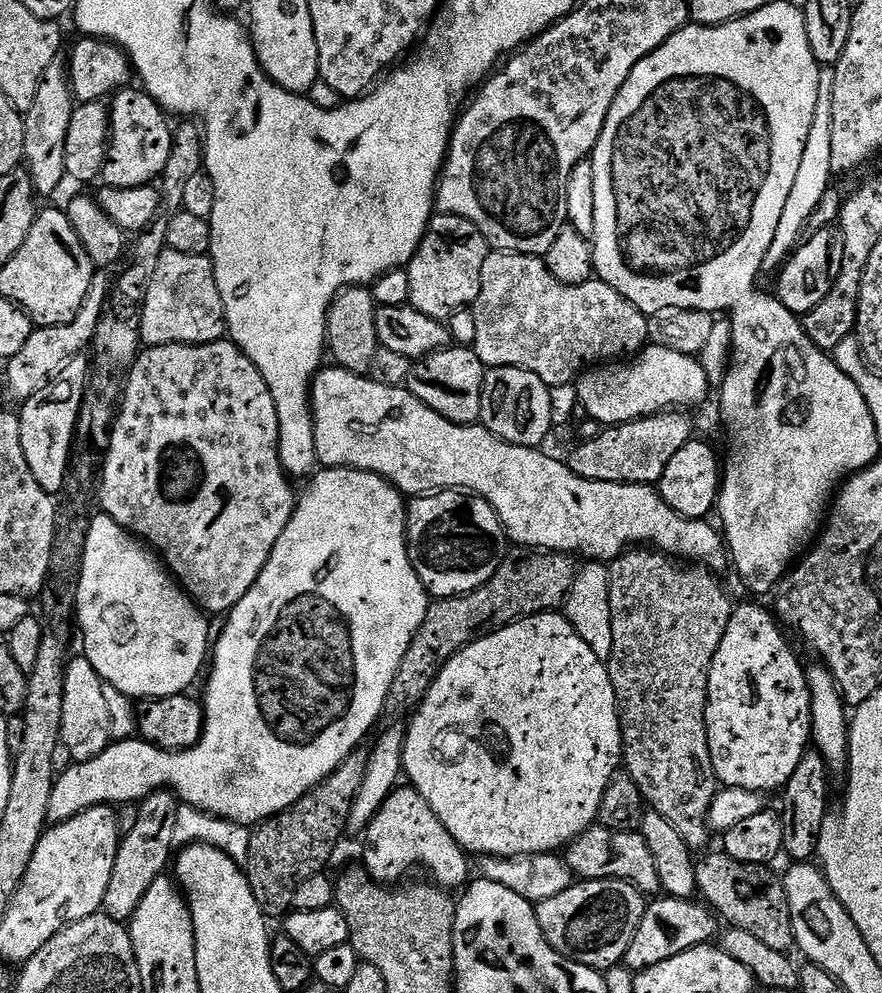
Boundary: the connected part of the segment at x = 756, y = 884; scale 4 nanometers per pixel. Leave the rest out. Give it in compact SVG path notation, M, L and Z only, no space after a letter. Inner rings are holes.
M723 850L709 851L695 861L696 891L725 925L747 930L754 938L762 938L770 950L788 952L795 945L790 906L786 898L784 881L775 876L771 867L747 864L730 858ZM704 895L704 896L702 896ZM725 920L725 921L724 921Z

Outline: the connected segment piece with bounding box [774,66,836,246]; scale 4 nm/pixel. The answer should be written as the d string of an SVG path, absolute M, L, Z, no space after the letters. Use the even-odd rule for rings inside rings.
M824 66L818 78L818 106L814 106L814 122L810 126L810 134L806 138L806 150L802 150L802 163L798 165L798 178L794 178L794 187L790 190L790 198L786 198L786 207L782 210L782 218L778 218L778 230L774 230L774 245L801 243L801 236L807 226L808 219L816 209L823 195L826 194L834 179L830 162L830 146L832 144L832 127L834 126L834 74L835 67Z

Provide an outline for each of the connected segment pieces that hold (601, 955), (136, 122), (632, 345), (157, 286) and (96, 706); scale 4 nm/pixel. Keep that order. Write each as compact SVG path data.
M580 880L562 890L562 894L535 905L535 910L546 942L550 942L558 954L605 970L623 961L630 938L634 938L634 930L638 930L638 922L642 922L645 907L645 893L625 880Z
M136 86L120 89L110 100L110 139L108 161L104 164L102 180L110 188L142 188L151 185L162 174L166 158L170 158L173 125L168 125L169 117L157 104L153 96Z
M503 250L489 251L488 257L486 258L486 266L482 266L482 290L478 294L476 301L471 304L471 312L472 328L476 331L474 351L478 354L478 358L483 364L489 369L521 368L522 370L530 370L534 374L538 374L538 378L542 378L542 382L548 385L549 389L554 386L573 383L589 366L600 366L605 362L615 361L617 358L635 357L637 354L643 352L649 343L648 317L644 313L639 312L629 300L622 298L618 294L618 290L614 290L609 284L604 283L599 278L593 278L578 286L566 286L562 282L558 282L558 278L554 278L554 274L550 274L550 270L544 265L541 257L527 256L521 252L505 252Z
M165 248L162 258L158 258L158 270L154 270L154 278L150 278L142 304L144 309L141 307L138 312L140 343L150 348L171 344L209 344L225 339L228 331L211 255L182 254L179 250Z
M76 654L68 661L64 670L64 693L62 694L62 730L60 743L63 751L72 755L73 761L98 758L102 750L113 743L109 707L106 706L102 691L103 678L90 666L90 662L82 654Z

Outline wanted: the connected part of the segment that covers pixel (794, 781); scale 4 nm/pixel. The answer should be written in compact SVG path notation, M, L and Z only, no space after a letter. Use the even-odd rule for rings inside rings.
M809 750L804 753L802 762L798 762L794 774L790 774L790 778L783 786L782 795L779 797L781 800L778 815L782 822L783 855L789 856L789 861L808 862L815 857L824 819L828 817L830 811L828 776L830 777L830 769L819 752Z

